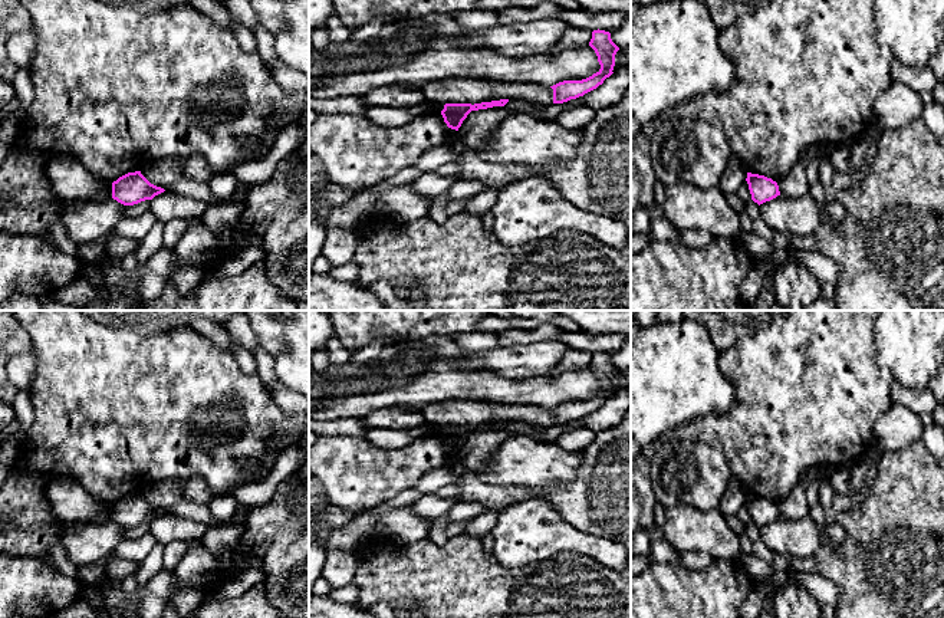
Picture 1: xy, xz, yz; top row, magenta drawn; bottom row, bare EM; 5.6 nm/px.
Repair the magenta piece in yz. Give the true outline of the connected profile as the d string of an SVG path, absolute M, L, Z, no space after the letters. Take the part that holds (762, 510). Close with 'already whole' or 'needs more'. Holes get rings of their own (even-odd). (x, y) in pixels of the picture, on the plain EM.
M747 494L746 500L751 522L759 527L780 517L779 507L772 500Z; already whole

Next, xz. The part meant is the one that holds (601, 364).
M599 351L593 352L589 368L595 372L601 391L586 401L563 402L550 408L553 411L553 425L563 425L583 418L614 395L615 377L619 369L612 364L611 355Z; already whole

